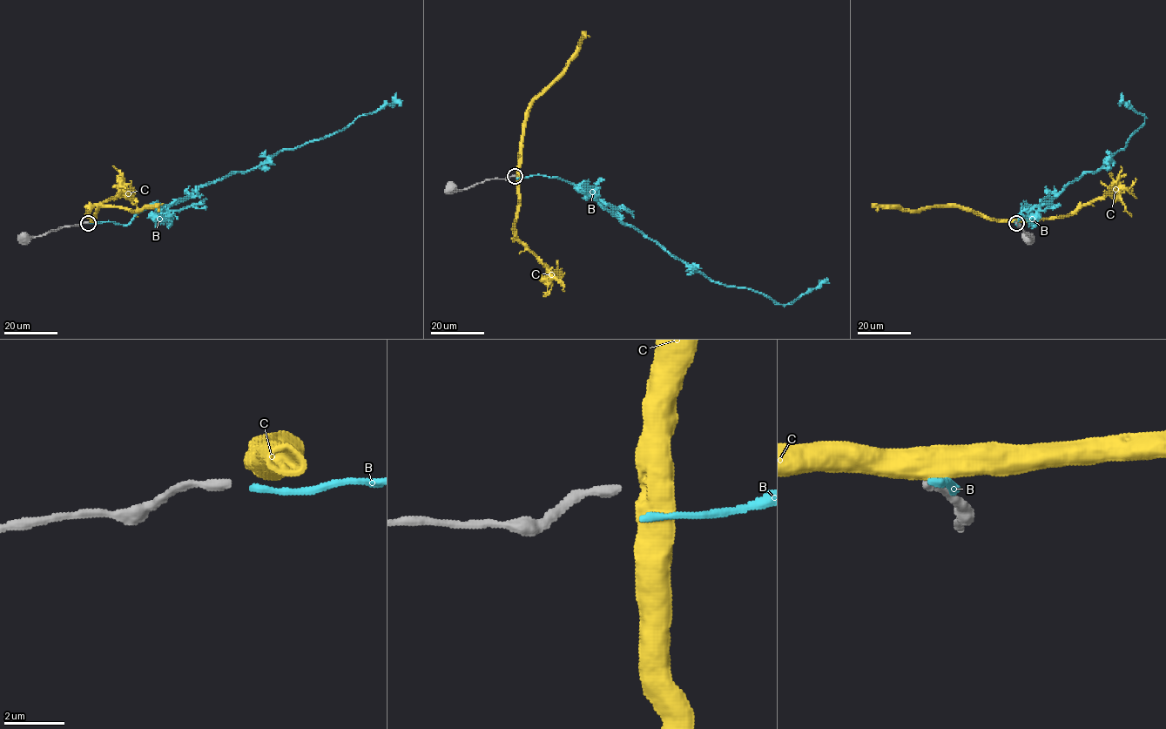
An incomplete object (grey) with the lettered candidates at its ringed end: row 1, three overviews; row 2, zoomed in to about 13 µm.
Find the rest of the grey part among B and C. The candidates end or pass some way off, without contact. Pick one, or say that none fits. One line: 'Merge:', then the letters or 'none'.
Merge: none

